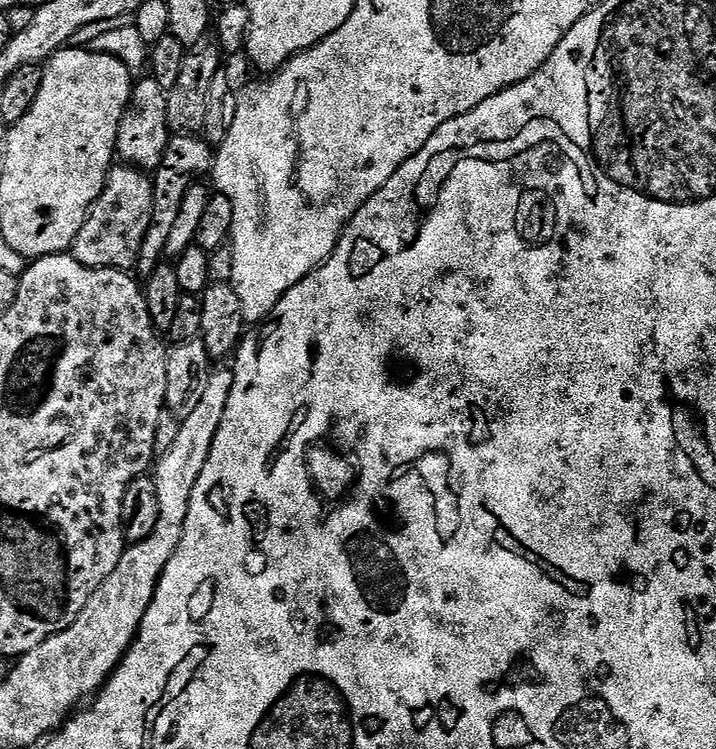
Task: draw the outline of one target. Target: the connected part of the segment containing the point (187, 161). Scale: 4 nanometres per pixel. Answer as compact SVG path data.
M176 134L169 139L166 154L162 154L162 162L151 173L152 209L150 224L146 236L142 238L140 256L134 265L135 271L141 272L141 277L147 278L161 264L166 242L170 238L170 230L178 218L182 201L195 184L201 183L211 173L214 163L214 148L207 140L196 134Z

